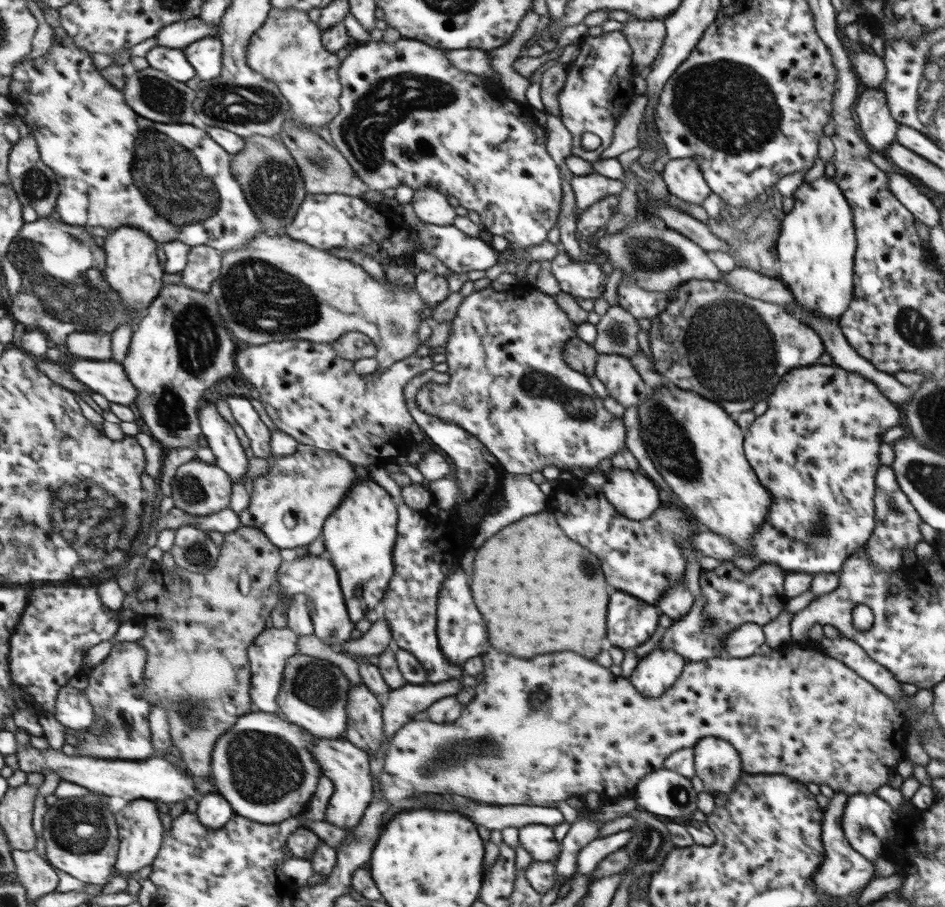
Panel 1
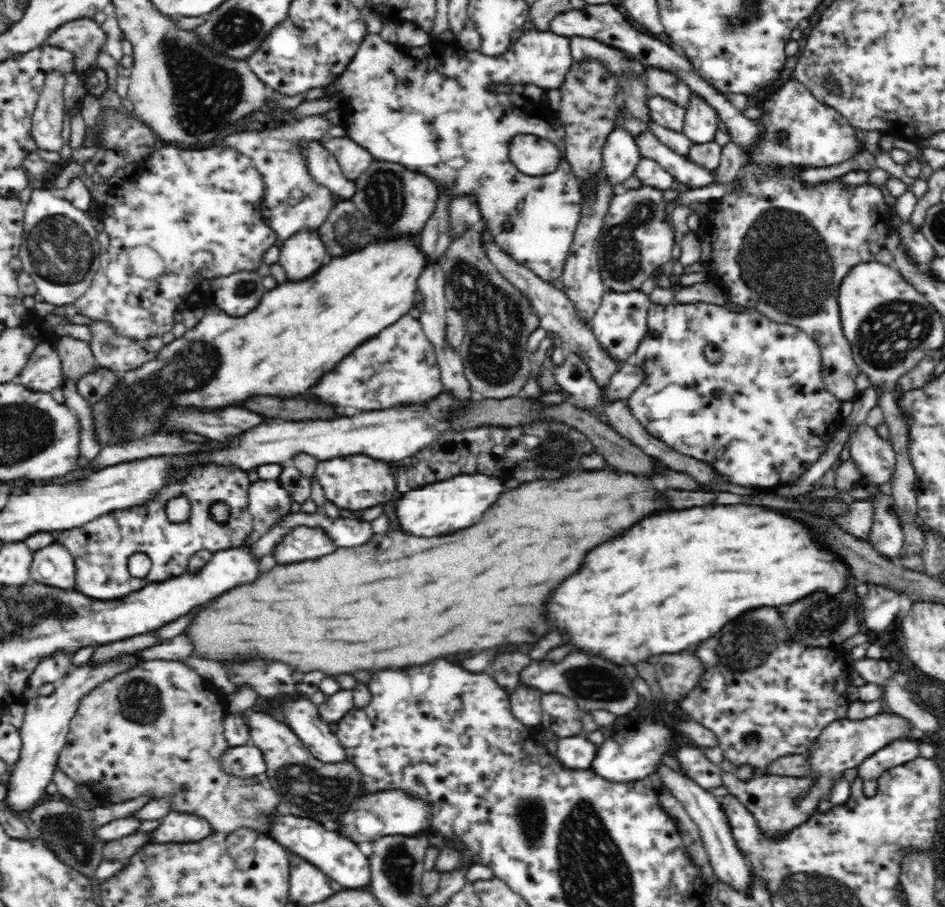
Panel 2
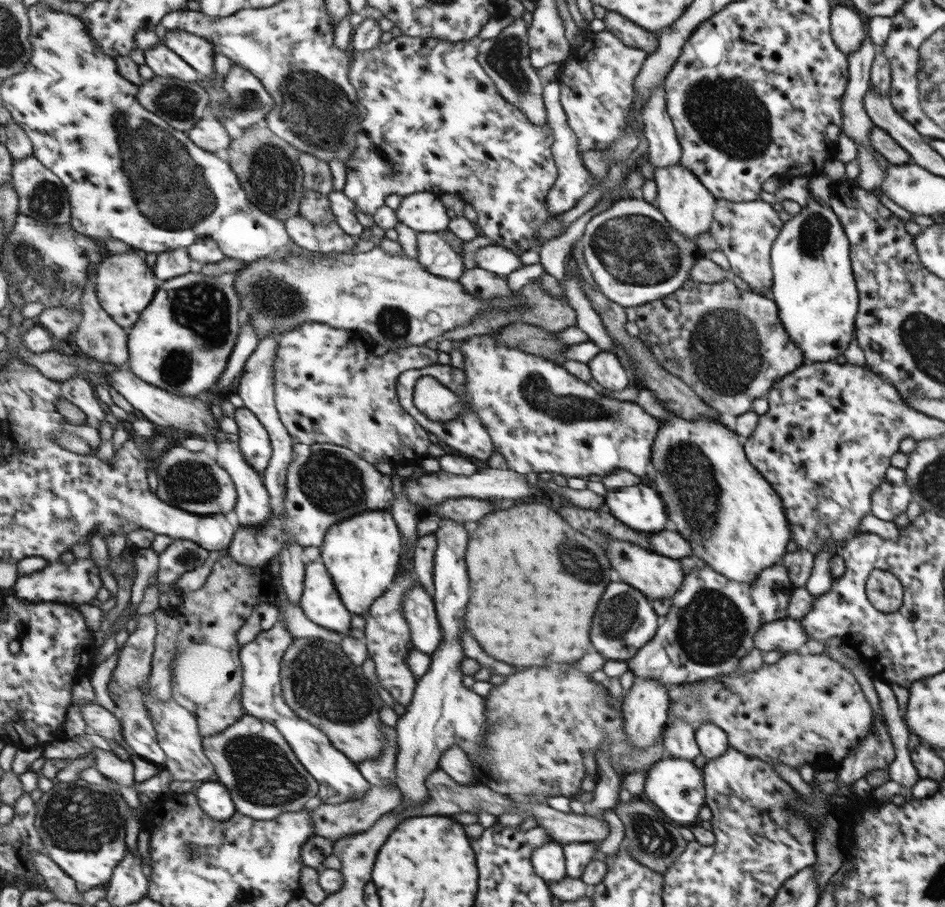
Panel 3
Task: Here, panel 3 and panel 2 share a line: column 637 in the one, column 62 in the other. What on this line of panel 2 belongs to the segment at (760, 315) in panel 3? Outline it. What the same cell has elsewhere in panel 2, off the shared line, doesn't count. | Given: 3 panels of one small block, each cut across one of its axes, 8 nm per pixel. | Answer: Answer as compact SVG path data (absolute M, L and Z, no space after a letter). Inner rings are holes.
M44 301L36 303L32 310L27 311L20 322L20 327L30 331L37 343L48 342L57 346L60 337L56 328L58 326L68 326L70 321L61 317L65 314L64 306L48 304Z

